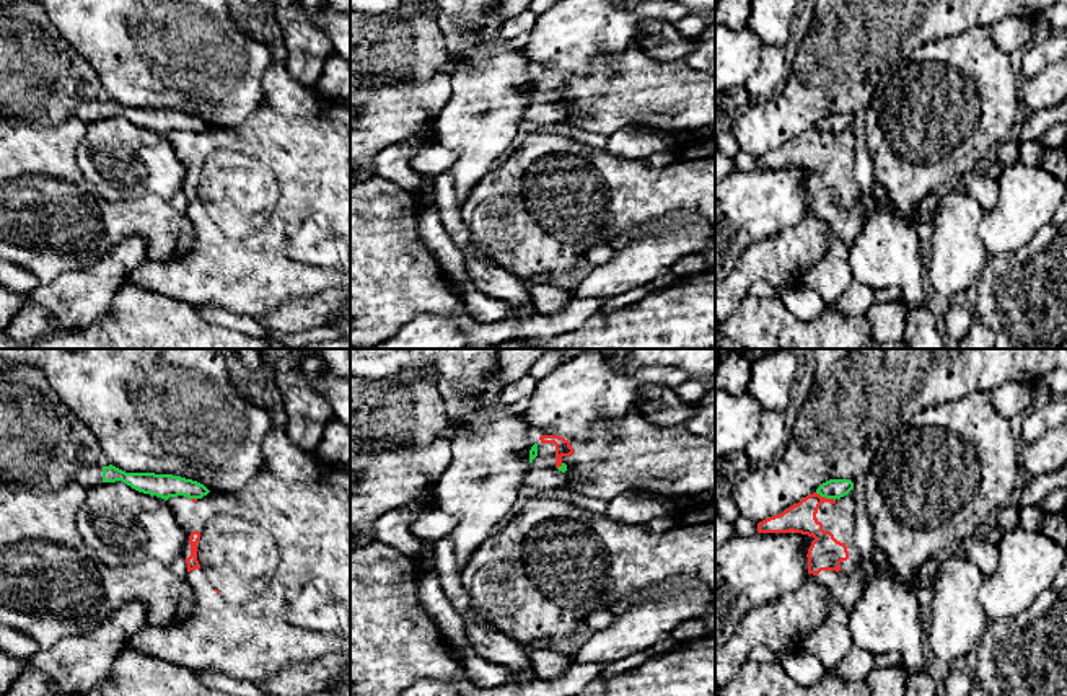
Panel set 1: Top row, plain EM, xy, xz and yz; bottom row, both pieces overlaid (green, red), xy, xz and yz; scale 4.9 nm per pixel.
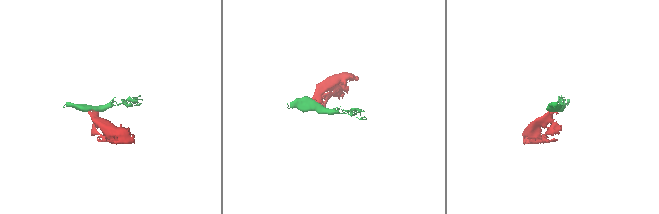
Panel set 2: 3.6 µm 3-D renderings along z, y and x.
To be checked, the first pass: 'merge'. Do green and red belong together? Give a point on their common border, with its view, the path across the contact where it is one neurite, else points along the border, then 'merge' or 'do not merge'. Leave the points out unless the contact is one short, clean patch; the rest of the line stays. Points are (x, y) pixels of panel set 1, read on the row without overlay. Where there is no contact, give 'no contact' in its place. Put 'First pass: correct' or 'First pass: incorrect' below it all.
yz (825, 131) | along yz (815, 127), (834, 136) | do not merge
First pass: incorrect

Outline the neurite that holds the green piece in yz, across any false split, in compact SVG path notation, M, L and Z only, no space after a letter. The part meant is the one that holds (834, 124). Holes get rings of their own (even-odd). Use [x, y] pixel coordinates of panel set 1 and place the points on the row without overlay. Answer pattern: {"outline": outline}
{"outline": "M829 114L816 124L816 129L836 135L847 130L852 124L854 117L850 114Z"}

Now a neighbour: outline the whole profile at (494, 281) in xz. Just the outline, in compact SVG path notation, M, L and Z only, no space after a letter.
M471 251L464 258L466 269L472 284L487 297L507 302L513 313L508 318L531 318L536 315L529 292L521 279L515 277L494 261Z

